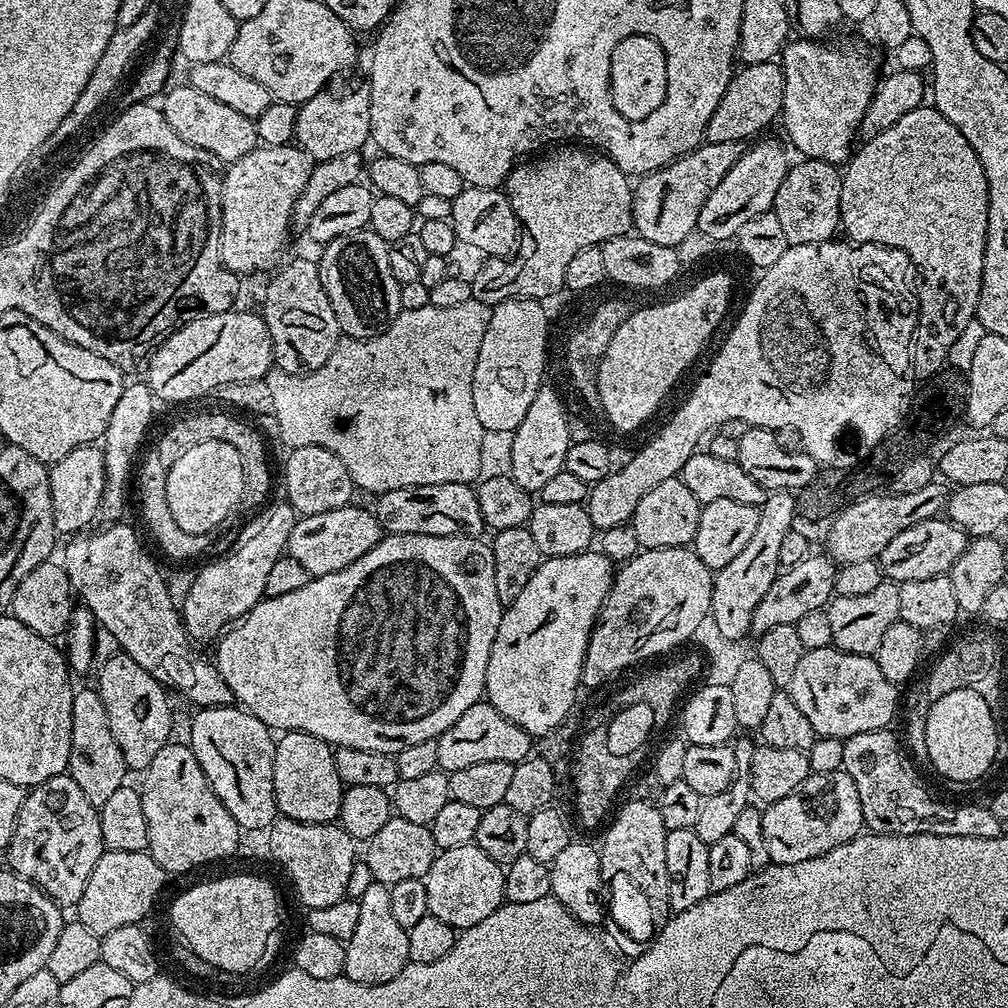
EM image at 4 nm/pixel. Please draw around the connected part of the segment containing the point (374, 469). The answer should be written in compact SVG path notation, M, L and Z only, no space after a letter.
M478 298L462 302L462 306L446 306L445 308L426 307L422 310L402 310L389 322L384 331L369 340L341 339L334 354L326 362L326 366L318 366L318 370L305 372L303 376L291 376L289 372L273 367L266 377L274 400L272 416L276 420L276 428L280 431L280 440L285 449L298 446L322 446L330 450L346 466L353 485L357 489L365 488L371 494L379 494L386 490L402 490L410 486L434 486L446 482L472 484L481 475L480 463L484 460L484 439L486 433L482 422L478 422L478 414L474 414L474 362L478 362L478 346L482 346L482 334L486 334L486 326L490 322L492 308L483 304Z

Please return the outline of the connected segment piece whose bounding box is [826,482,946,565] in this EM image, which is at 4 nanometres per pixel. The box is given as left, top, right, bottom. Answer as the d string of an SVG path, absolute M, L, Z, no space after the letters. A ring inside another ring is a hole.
M939 483L927 484L922 486L922 490L914 490L910 494L894 494L893 492L883 494L884 496L869 494L846 503L831 517L830 523L827 525L827 527L829 526L827 555L837 565L846 562L876 560L883 547L886 546L886 542L890 542L890 538L894 538L894 534L906 530L906 526L914 526L923 520L939 517L945 511L945 485Z

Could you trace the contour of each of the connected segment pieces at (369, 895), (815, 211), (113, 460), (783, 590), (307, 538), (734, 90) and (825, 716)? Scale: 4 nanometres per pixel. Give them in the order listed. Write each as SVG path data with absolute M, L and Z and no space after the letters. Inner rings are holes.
M368 882L364 893L358 896L358 926L346 942L343 976L350 982L362 982L386 986L390 978L398 978L410 962L408 930L398 926L390 907L390 887L387 884Z
M807 158L793 163L789 167L786 178L782 178L782 186L778 186L778 194L772 203L772 211L776 213L782 231L786 233L789 245L820 244L831 240L841 227L840 199L842 198L841 169L824 160Z
M129 383L122 390L118 402L114 405L114 414L110 414L110 422L106 426L102 437L102 451L104 453L104 469L106 470L106 486L102 490L102 502L100 503L100 516L108 522L116 522L121 519L124 512L124 491L129 491L130 477L134 472L134 465L141 455L140 443L152 424L152 415L158 407L157 401L147 383Z
M809 554L802 562L798 562L794 566L783 569L783 571L774 578L770 590L766 590L766 594L762 594L762 600L758 602L758 606L754 606L754 610L752 611L752 625L750 627L751 631L759 634L770 630L770 626L795 625L798 622L798 618L803 618L805 614L810 614L810 610L824 608L834 595L836 570L837 565L824 554L821 554L821 556Z
M349 506L326 510L322 514L300 516L294 530L288 535L287 555L295 558L302 566L306 566L309 577L322 574L334 574L334 570L342 570L350 566L350 562L358 562L366 550L370 550L380 541L382 529L371 511Z
M767 60L761 64L743 65L733 75L730 86L726 86L726 94L718 102L714 114L710 114L710 122L704 131L707 143L747 141L747 136L756 138L767 124L777 123L781 115L782 94L784 93L784 72L776 60ZM760 132L760 133L759 133Z
M831 646L818 650L805 651L802 662L794 669L794 678L790 678L786 689L794 698L798 710L806 714L810 726L814 726L817 737L832 736L843 741L854 734L866 734L870 730L888 728L891 720L898 716L898 696L896 700L897 685L882 674L878 662L870 656L850 654Z

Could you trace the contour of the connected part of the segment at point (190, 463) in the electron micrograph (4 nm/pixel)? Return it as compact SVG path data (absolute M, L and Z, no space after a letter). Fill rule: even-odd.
M202 442L198 446L190 446L172 464L168 465L166 478L166 502L170 502L170 514L174 514L174 522L186 530L186 534L202 536L215 533L215 528L227 518L240 503L240 495L244 489L242 474L242 458L234 446L226 442Z

